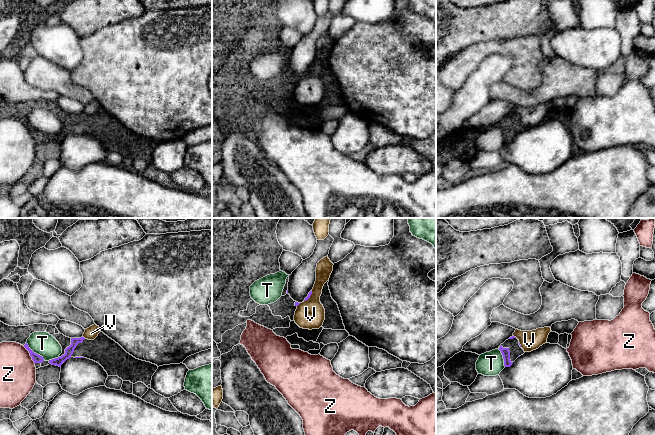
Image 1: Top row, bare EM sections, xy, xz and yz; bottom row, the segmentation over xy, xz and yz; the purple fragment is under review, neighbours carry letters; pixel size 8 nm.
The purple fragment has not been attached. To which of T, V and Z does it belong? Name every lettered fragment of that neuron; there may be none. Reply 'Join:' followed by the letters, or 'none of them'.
Join: none of them

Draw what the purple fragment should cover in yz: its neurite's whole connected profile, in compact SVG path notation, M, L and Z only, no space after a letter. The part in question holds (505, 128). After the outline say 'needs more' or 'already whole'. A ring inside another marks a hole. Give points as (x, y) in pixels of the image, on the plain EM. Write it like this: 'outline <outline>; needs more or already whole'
outline M514 112L501 120L498 125L503 131L505 143L510 143L518 133L525 129L521 124L519 116Z; needs more

